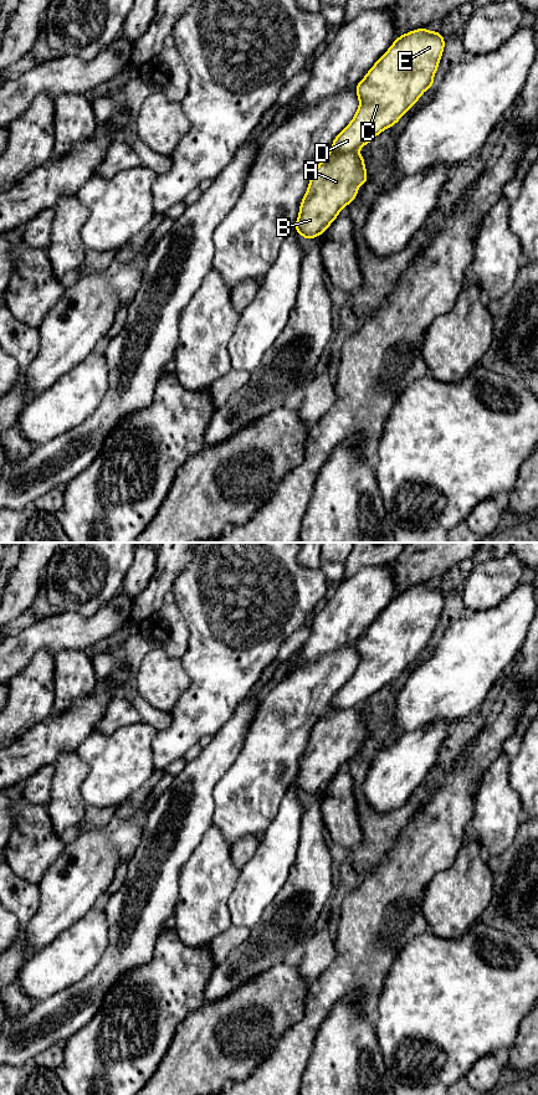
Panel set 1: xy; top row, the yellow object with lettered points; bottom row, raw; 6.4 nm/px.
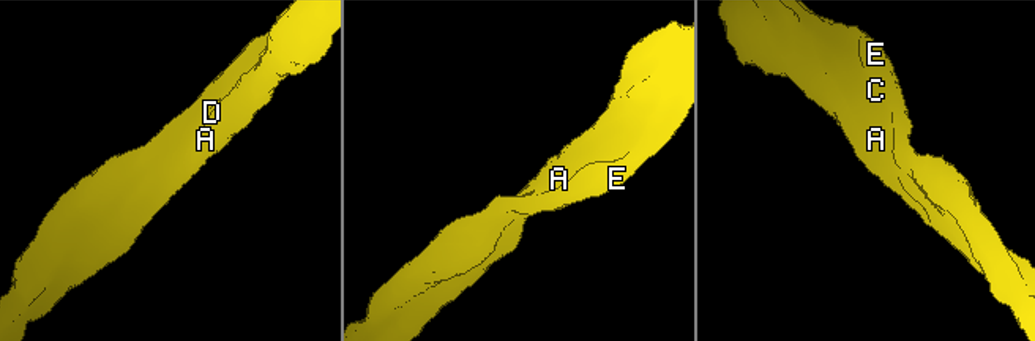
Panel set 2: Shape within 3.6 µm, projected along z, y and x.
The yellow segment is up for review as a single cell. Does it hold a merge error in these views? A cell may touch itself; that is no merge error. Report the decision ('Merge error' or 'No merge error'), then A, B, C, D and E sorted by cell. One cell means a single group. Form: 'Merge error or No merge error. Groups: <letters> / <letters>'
No merge error. Groups: A B C D E

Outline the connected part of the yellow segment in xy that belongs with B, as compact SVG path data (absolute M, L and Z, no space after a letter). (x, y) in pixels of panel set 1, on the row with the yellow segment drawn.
M420 27L396 37L386 52L373 65L364 78L355 86L359 99L358 110L349 124L333 139L329 153L314 169L307 191L301 201L297 221L293 226L303 240L312 240L323 235L331 223L339 216L339 211L349 206L358 195L358 187L367 184L368 173L364 165L365 159L358 151L368 145L376 135L395 125L406 112L414 107L419 98L430 87L434 87L434 76L439 68L445 50L445 37L440 31L429 31Z

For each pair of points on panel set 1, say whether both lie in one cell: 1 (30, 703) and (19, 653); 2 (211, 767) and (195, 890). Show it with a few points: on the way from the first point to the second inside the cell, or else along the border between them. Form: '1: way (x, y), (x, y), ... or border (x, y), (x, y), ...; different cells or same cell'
1: border (42, 649), (13, 678); different cells
2: border (211, 824), (200, 843), (185, 860); different cells

